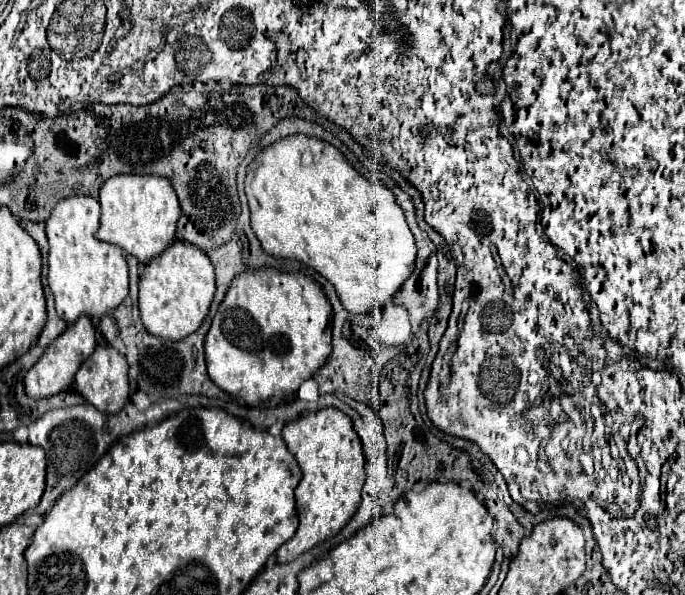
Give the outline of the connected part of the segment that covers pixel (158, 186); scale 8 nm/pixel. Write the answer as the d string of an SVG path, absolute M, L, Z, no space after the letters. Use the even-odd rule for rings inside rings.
M113 175L101 185L99 203L99 237L121 247L141 263L157 257L175 241L175 225L181 209L169 179L157 175Z

